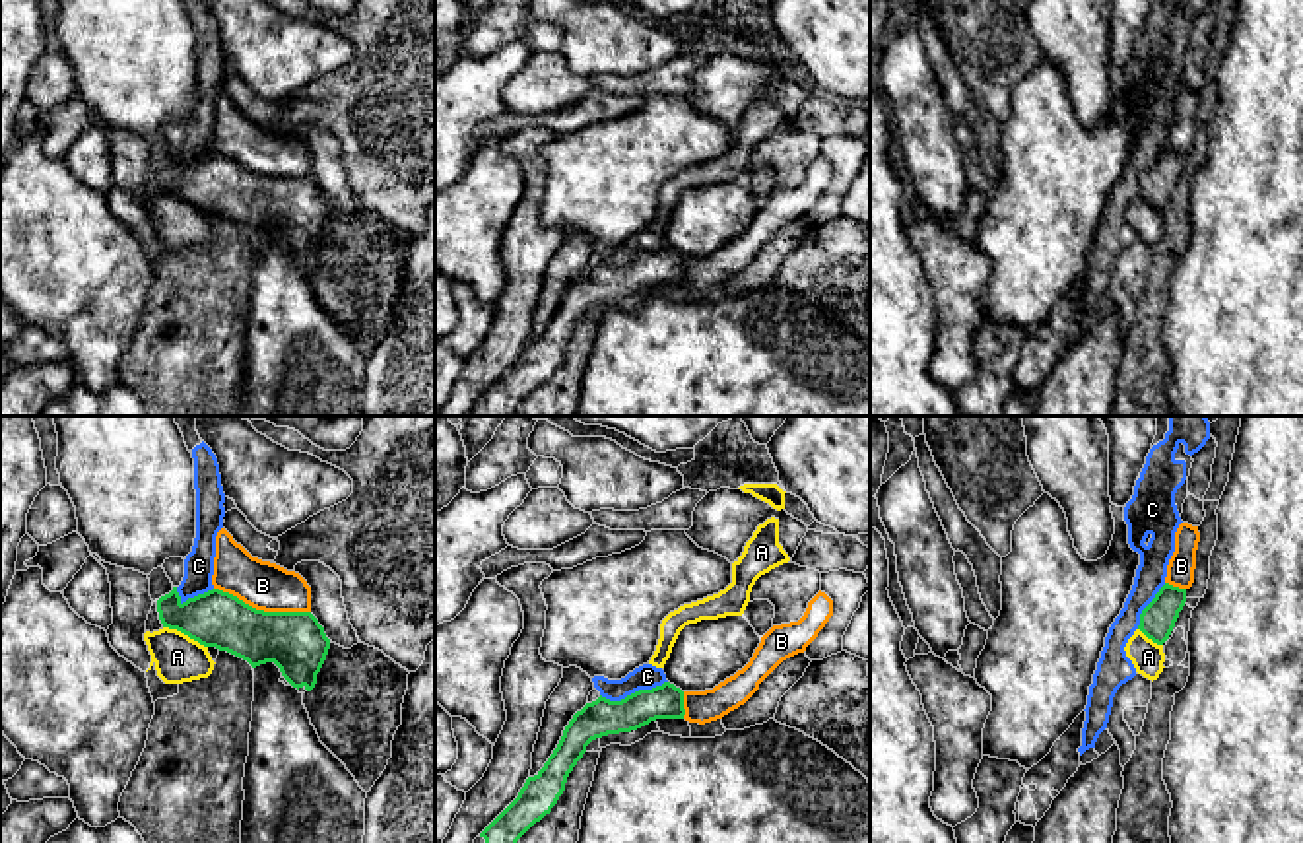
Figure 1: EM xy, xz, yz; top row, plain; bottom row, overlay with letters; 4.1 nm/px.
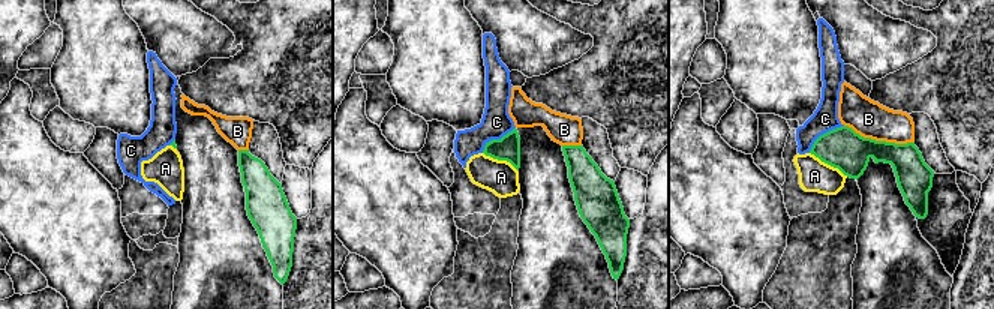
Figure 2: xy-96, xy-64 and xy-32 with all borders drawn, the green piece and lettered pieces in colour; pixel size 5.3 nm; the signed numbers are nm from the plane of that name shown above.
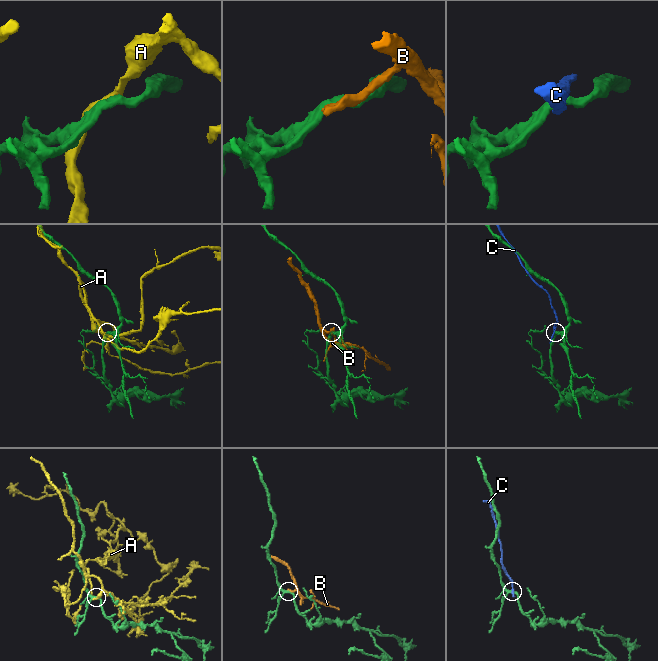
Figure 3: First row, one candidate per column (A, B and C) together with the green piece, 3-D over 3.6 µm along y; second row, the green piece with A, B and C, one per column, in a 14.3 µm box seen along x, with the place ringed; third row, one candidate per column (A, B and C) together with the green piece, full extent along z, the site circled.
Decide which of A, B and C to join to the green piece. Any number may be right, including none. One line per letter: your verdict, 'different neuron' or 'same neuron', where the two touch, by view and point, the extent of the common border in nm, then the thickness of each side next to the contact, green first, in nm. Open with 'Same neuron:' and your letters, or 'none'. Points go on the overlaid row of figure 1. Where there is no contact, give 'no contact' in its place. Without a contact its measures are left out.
Same neuron: none
A: different neuron | xy (185, 634) | 200 nm | 240/200 nm
B: different neuron | xy (263, 610) | 420 nm | 240/200 nm
C: different neuron | xz (635, 692) | 280 nm | 150/110 nm

